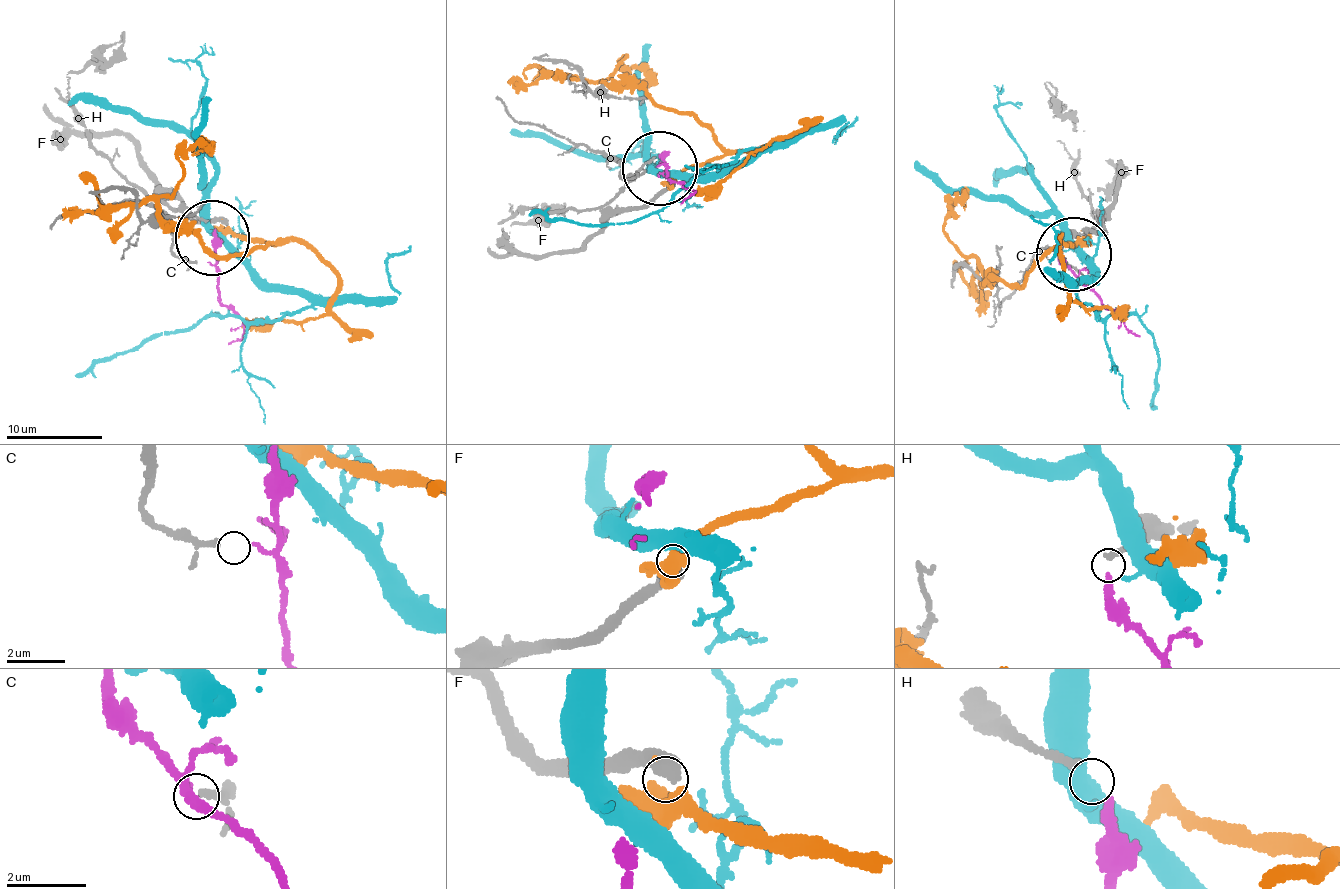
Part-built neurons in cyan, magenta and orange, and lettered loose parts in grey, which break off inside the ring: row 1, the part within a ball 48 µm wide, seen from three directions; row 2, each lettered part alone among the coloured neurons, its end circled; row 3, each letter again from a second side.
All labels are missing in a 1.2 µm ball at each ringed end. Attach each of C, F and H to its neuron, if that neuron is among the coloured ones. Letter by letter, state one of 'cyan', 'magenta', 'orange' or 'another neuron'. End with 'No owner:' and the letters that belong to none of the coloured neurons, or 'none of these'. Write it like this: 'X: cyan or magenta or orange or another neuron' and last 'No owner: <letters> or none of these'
C: another neuron
F: orange
H: magenta
No owner: C

